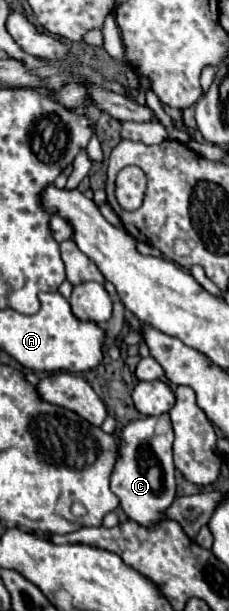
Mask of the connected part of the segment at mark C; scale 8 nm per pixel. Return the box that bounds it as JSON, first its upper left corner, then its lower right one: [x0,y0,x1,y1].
[112,414,176,524]

